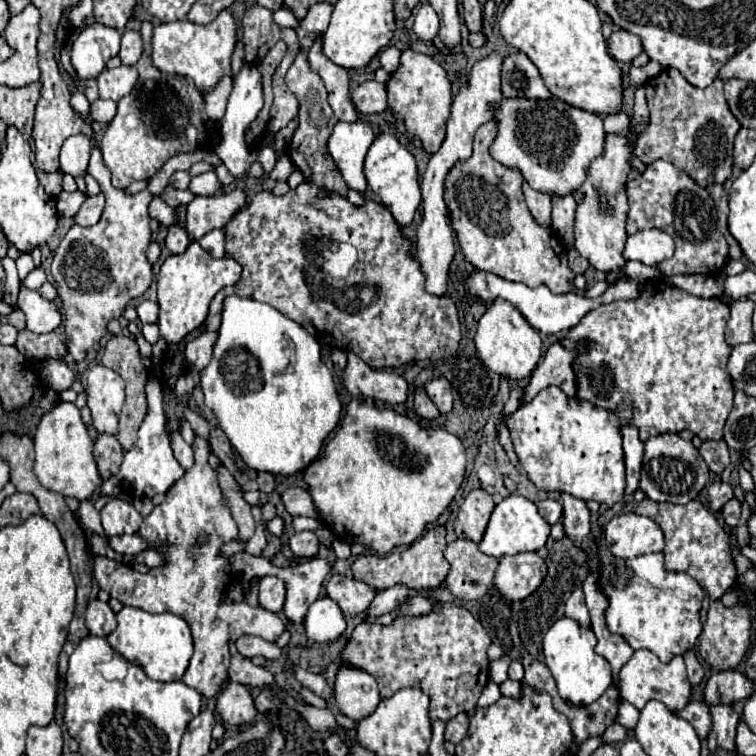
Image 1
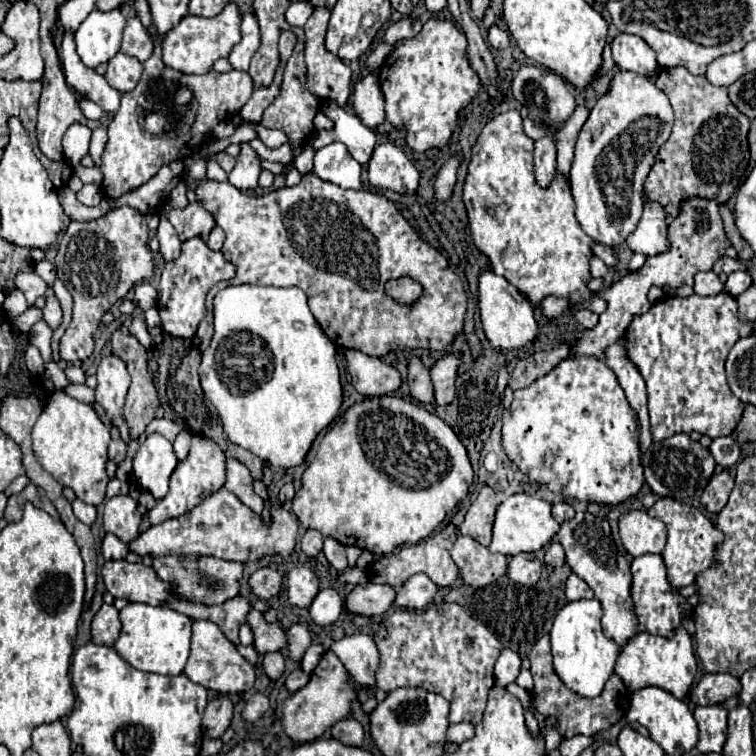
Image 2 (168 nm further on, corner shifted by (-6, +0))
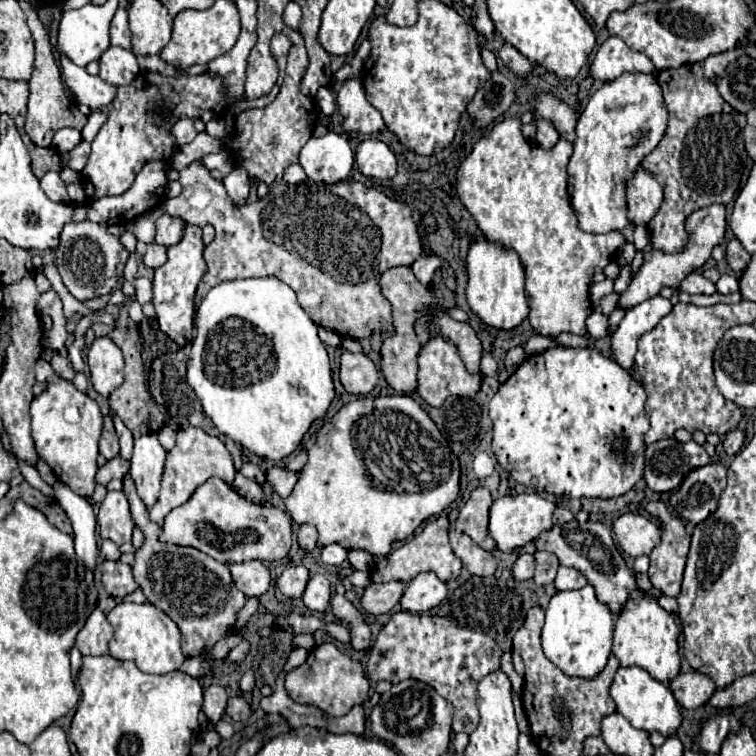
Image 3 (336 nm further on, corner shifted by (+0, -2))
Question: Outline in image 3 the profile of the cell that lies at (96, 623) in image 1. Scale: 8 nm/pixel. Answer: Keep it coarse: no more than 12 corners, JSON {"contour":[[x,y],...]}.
{"contour":[[93,609],[77,635],[81,655],[105,655],[113,627]]}

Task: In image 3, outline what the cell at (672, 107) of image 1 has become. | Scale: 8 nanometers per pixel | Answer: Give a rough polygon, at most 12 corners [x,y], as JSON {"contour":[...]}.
{"contour":[[699,63],[659,71],[669,111],[643,167],[663,187],[647,229],[685,249],[685,219],[727,205],[745,115]]}

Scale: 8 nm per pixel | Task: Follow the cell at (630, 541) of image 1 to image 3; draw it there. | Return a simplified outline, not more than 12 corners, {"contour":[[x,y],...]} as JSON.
{"contour":[[639,513],[613,523],[621,549],[649,555],[661,541],[659,527]]}

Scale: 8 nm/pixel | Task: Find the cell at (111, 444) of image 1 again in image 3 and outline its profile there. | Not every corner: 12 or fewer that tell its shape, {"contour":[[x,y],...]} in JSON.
{"contour":[[111,415],[103,423],[99,453],[113,459],[119,453]]}

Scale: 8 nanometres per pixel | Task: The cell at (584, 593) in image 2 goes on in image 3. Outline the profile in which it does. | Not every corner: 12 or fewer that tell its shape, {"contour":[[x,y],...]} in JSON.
{"contour":[[559,565],[555,587],[559,591],[581,589],[585,575]]}

